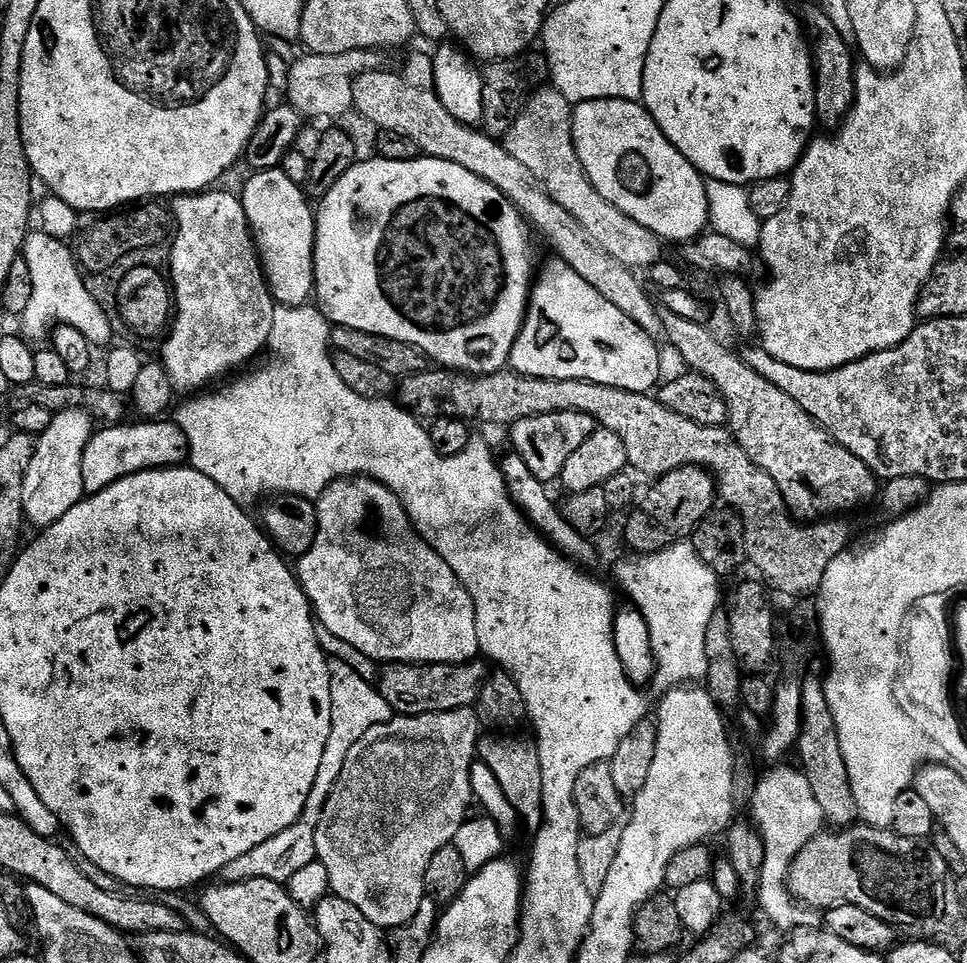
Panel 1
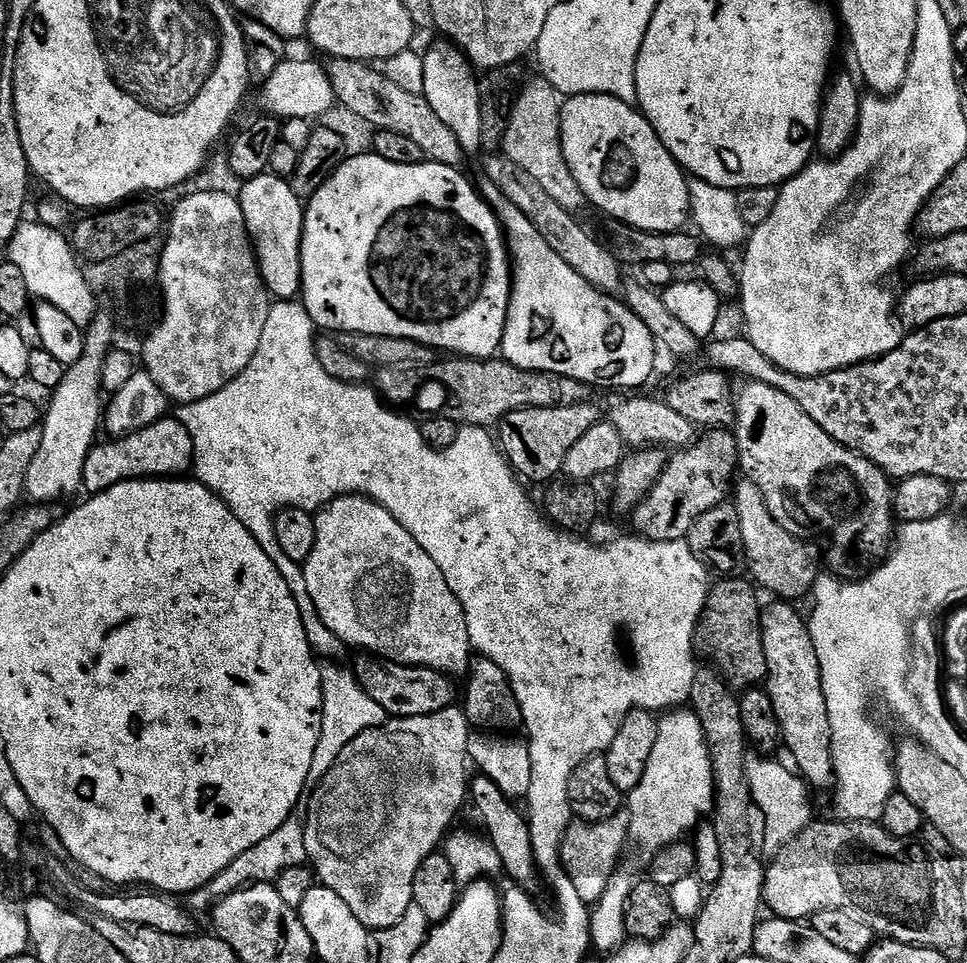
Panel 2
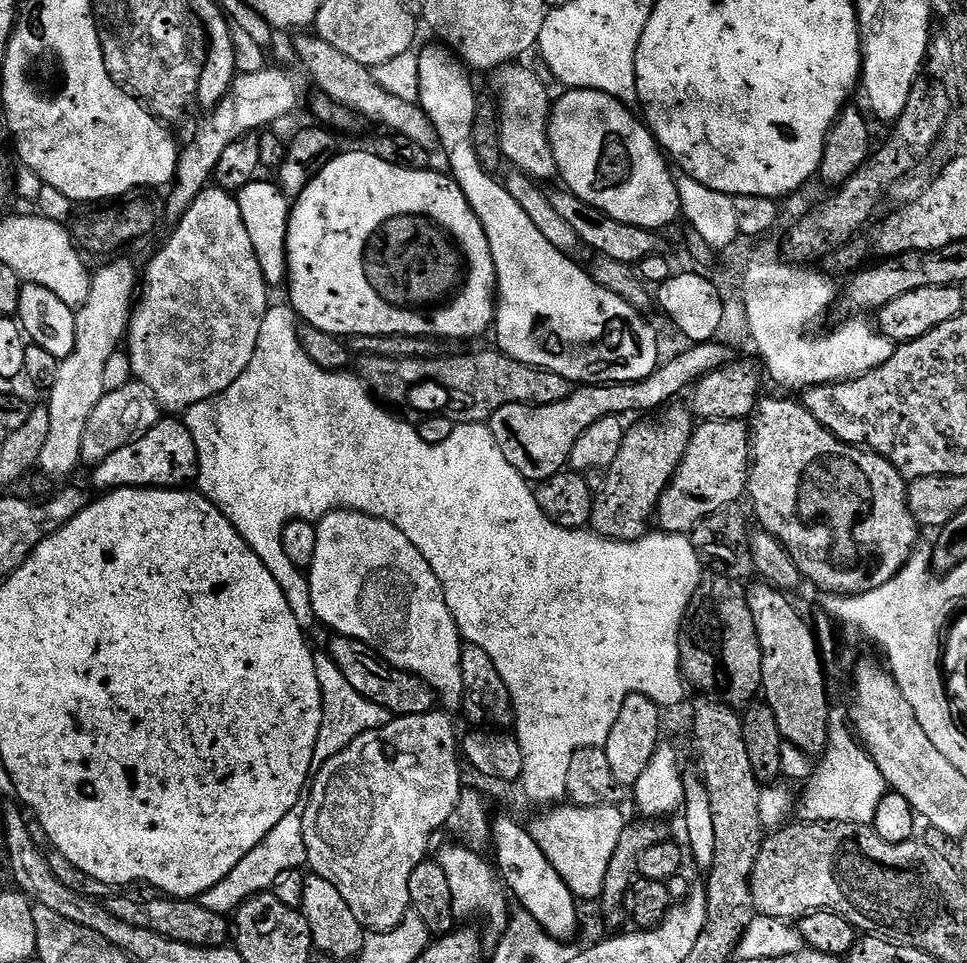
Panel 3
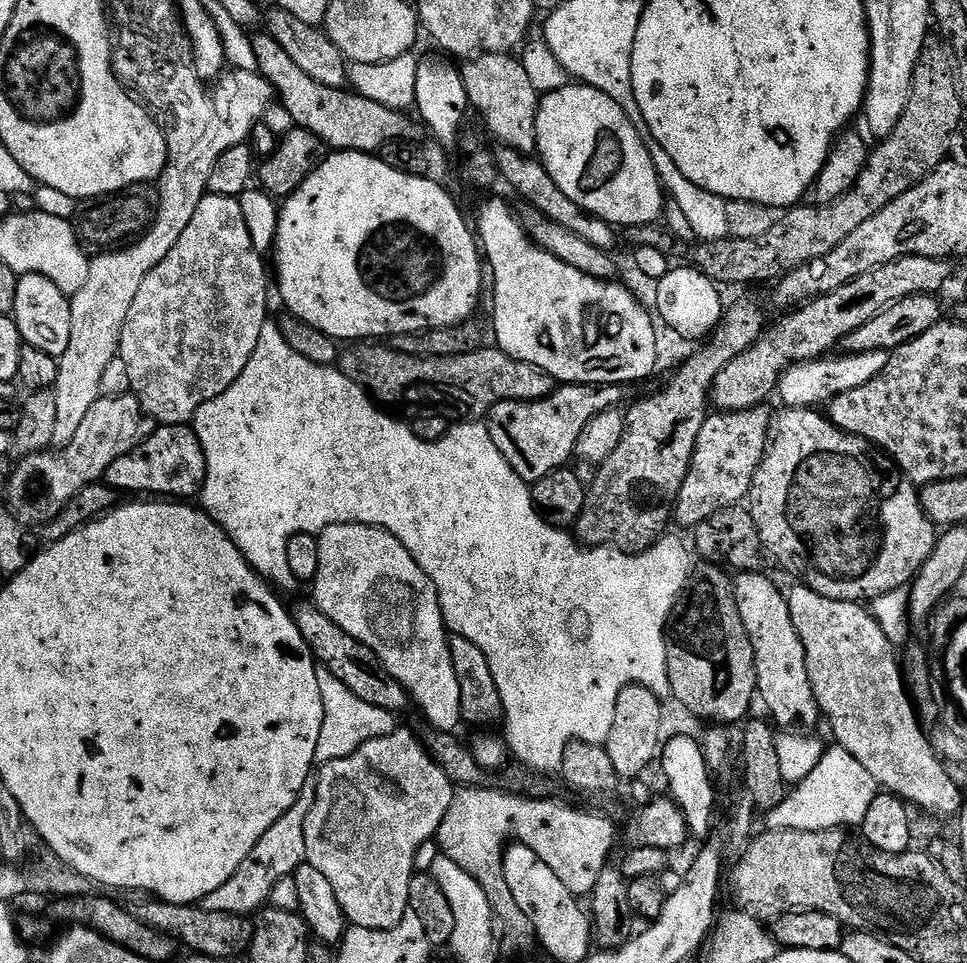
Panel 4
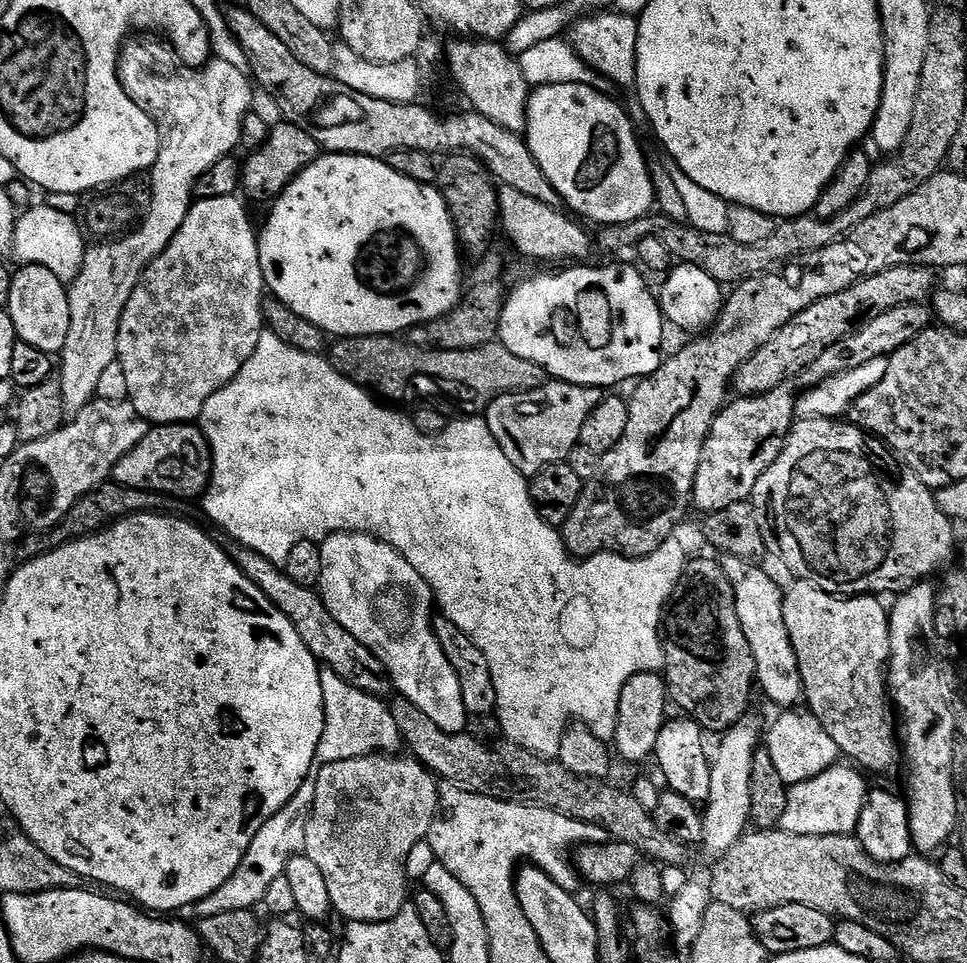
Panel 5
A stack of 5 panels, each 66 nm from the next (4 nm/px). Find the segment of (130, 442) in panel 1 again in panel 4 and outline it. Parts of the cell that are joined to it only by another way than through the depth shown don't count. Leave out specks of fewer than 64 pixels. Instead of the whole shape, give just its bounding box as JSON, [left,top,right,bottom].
[104,424,206,498]

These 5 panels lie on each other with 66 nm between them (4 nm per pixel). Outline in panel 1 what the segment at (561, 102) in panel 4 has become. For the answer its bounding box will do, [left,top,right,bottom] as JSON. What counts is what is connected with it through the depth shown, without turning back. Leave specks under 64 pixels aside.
[572,100,709,241]

